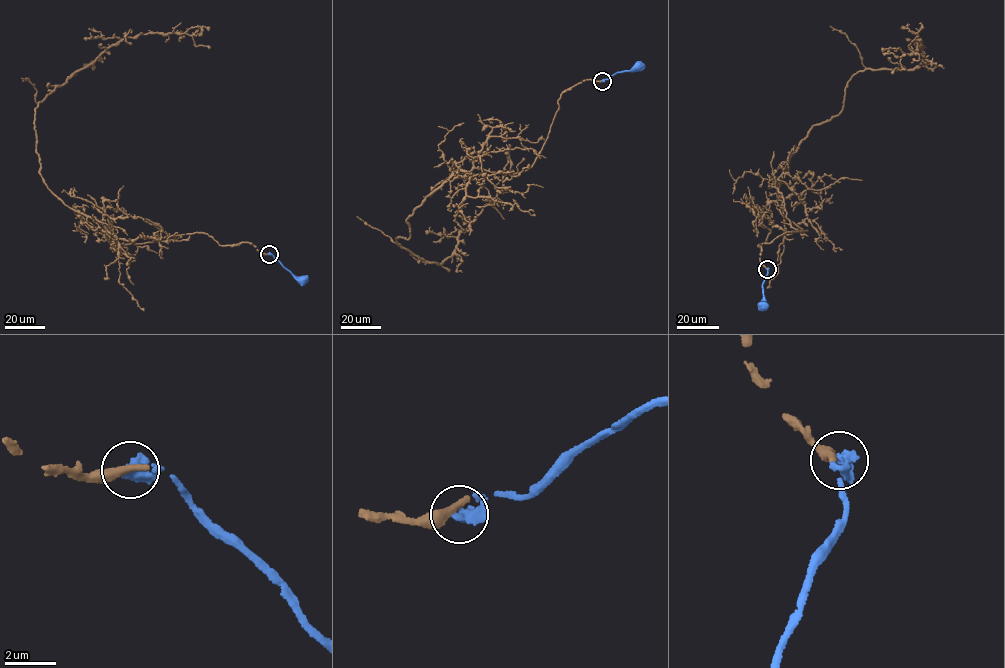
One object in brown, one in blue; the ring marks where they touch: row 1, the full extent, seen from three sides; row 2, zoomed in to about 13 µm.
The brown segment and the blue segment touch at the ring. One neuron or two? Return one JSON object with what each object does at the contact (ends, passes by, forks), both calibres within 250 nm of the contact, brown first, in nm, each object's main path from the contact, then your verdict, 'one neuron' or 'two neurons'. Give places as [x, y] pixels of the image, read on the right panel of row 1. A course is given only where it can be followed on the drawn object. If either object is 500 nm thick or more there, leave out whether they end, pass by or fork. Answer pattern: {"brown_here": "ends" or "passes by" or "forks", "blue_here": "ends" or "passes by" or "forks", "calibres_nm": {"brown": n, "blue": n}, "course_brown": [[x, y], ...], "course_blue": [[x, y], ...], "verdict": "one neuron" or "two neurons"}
{"brown_here": "ends", "blue_here": "ends", "calibres_nm": {"brown": 400, "blue": 480}, "course_brown": [[767, 269], [759, 244], [807, 231], [777, 202], [791, 156], [852, 75], [919, 67], [922, 45], [891, 73]], "course_blue": [[767, 269], [762, 286], [766, 302], [763, 306]], "verdict": "one neuron"}

